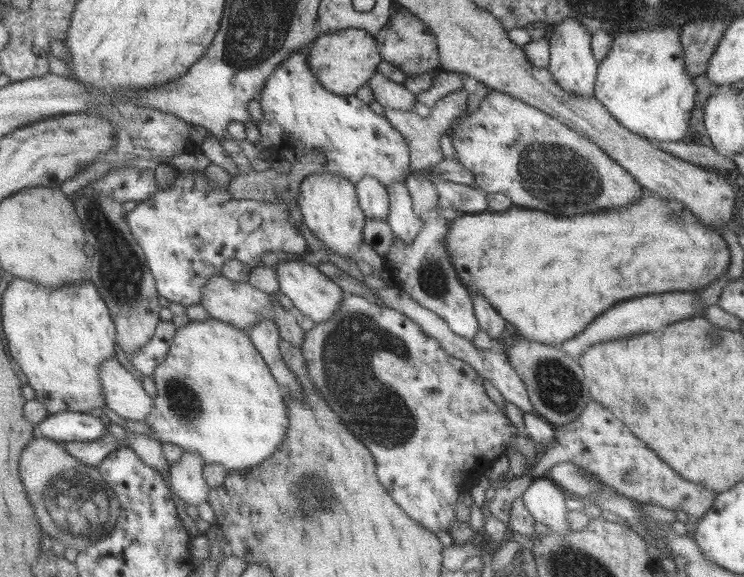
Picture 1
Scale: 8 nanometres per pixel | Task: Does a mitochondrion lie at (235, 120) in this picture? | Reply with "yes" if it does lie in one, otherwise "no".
no

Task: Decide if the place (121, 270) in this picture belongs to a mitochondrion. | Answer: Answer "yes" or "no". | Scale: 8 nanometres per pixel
yes

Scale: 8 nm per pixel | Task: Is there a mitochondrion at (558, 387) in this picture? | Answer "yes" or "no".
yes

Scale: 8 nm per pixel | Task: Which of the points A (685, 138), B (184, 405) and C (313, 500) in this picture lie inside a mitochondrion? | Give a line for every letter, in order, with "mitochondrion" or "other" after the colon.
A: other
B: mitochondrion
C: mitochondrion

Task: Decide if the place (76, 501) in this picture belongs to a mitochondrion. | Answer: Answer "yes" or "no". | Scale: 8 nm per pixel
yes

